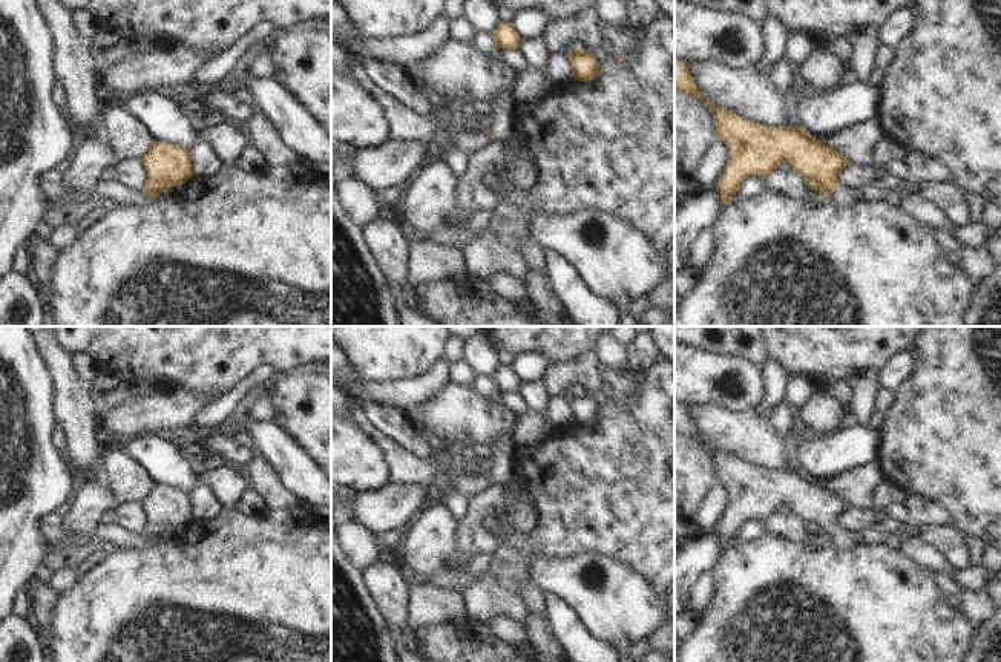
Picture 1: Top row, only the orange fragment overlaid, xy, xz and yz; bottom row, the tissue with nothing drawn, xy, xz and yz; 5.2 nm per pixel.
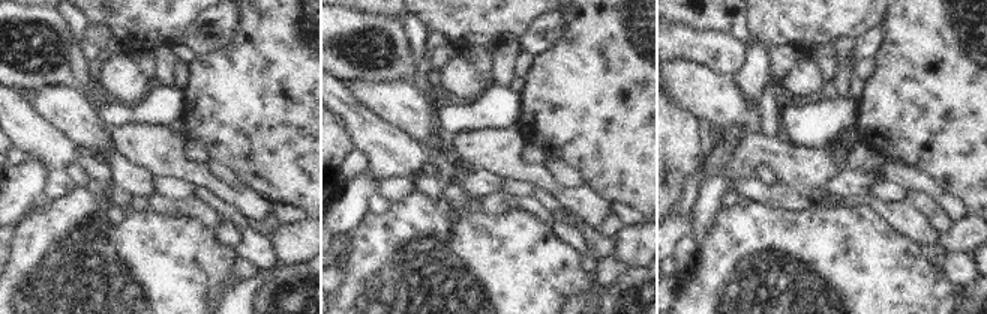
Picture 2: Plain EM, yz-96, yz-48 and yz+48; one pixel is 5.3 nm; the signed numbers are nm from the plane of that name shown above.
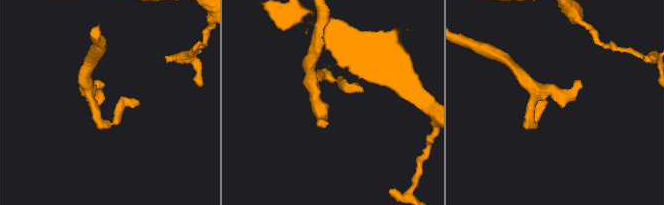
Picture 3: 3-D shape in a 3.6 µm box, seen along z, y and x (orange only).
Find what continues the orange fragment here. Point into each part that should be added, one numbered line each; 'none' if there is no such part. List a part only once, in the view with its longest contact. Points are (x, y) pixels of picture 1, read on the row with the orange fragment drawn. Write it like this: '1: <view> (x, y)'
1: yz (842, 195)

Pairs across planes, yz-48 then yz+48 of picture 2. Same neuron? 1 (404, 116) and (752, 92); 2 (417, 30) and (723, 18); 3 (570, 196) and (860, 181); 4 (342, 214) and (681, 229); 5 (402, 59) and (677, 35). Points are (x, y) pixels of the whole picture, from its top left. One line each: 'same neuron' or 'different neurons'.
1: different neurons
2: different neurons
3: different neurons
4: same neuron
5: same neuron

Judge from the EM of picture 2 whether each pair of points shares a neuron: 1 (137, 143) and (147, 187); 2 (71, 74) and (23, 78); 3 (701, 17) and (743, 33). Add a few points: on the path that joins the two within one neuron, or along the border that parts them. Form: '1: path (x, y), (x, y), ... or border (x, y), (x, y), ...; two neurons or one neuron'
1: border (116, 150), (129, 163), (147, 169), (155, 176); two neurons
2: path (59, 74), (35, 75); one neuron
3: path (711, 17), (726, 17), (732, 23); one neuron

